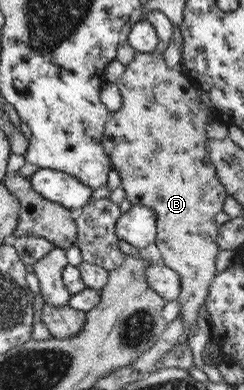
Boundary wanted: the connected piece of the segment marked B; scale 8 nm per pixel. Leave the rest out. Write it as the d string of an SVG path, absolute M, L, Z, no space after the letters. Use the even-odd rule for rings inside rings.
M154 50L148 53L135 52L134 58L128 64L125 65L124 73L118 78L114 85L118 87L120 91L120 97L122 97L122 106L116 110L116 112L110 113L109 118L104 122L104 130L102 130L102 144L104 147L104 153L108 156L108 164L110 168L114 169L120 177L120 186L122 186L125 196L130 205L140 205L150 207L155 214L155 244L153 250L155 251L157 258L160 263L170 267L178 274L180 282L180 293L177 297L178 306L180 311L178 312L178 319L182 322L182 334L177 343L183 343L188 345L188 336L192 334L192 328L196 326L196 321L198 320L198 311L200 307L203 306L205 302L207 291L211 285L211 281L216 274L214 269L214 260L216 254L219 252L217 242L215 240L216 233L218 233L218 224L214 222L214 215L218 211L222 211L222 203L224 203L224 198L227 196L227 192L224 190L221 182L216 178L216 170L208 158L208 150L206 150L206 127L210 121L216 121L223 117L220 114L214 112L206 103L203 102L201 96L197 90L190 84L188 78L184 76L183 71L176 71L169 68L164 59L162 59L162 54Z

